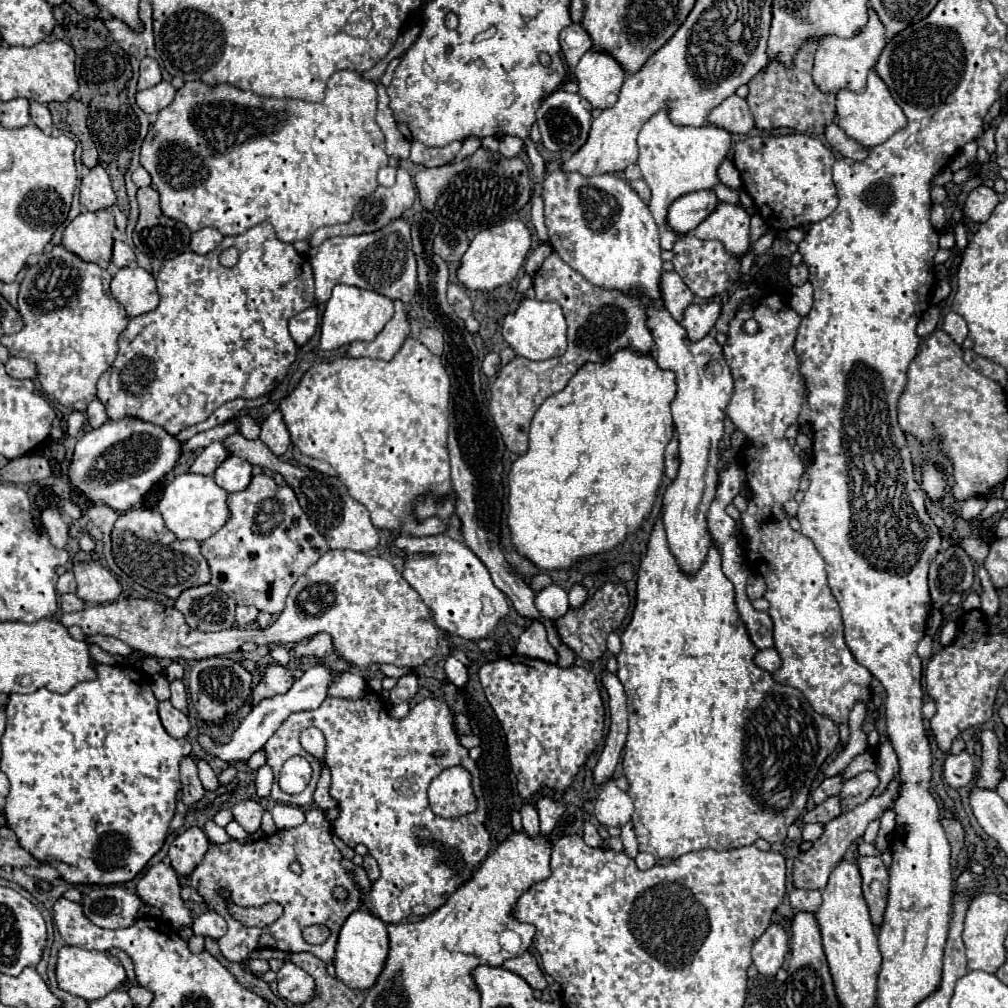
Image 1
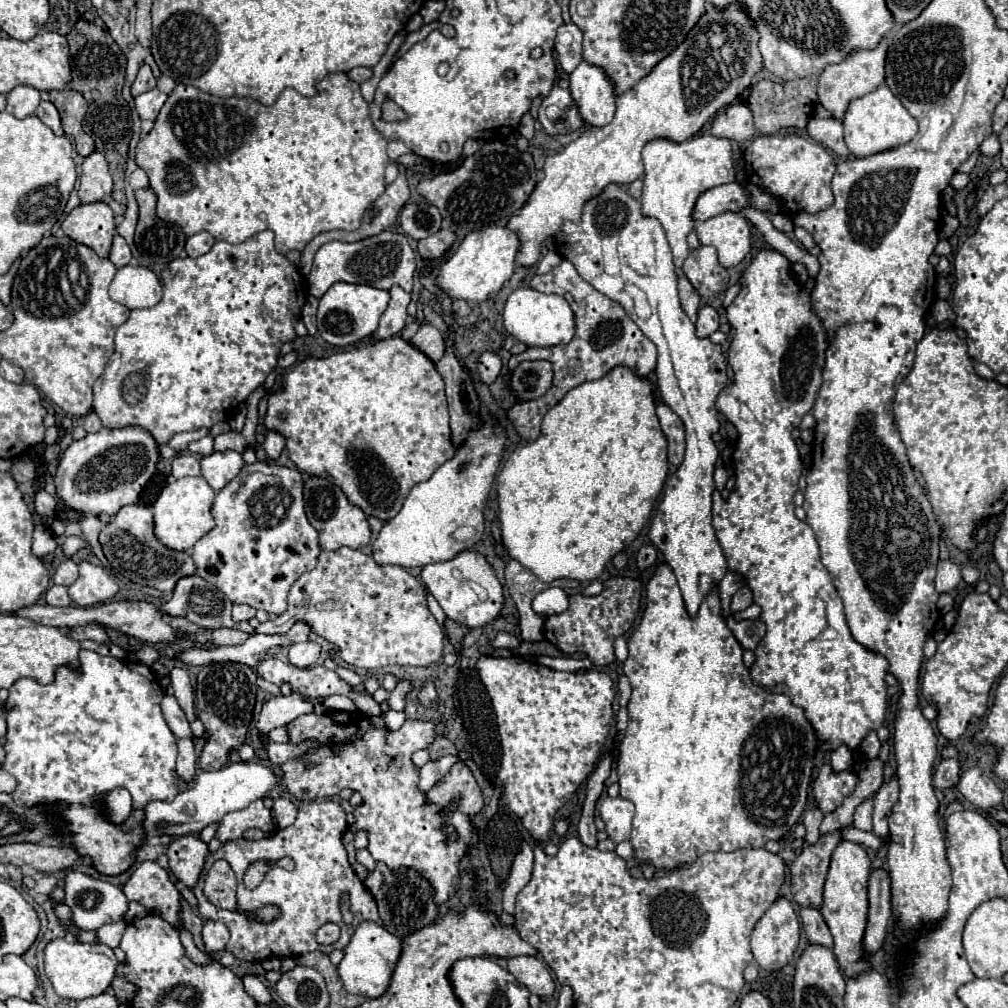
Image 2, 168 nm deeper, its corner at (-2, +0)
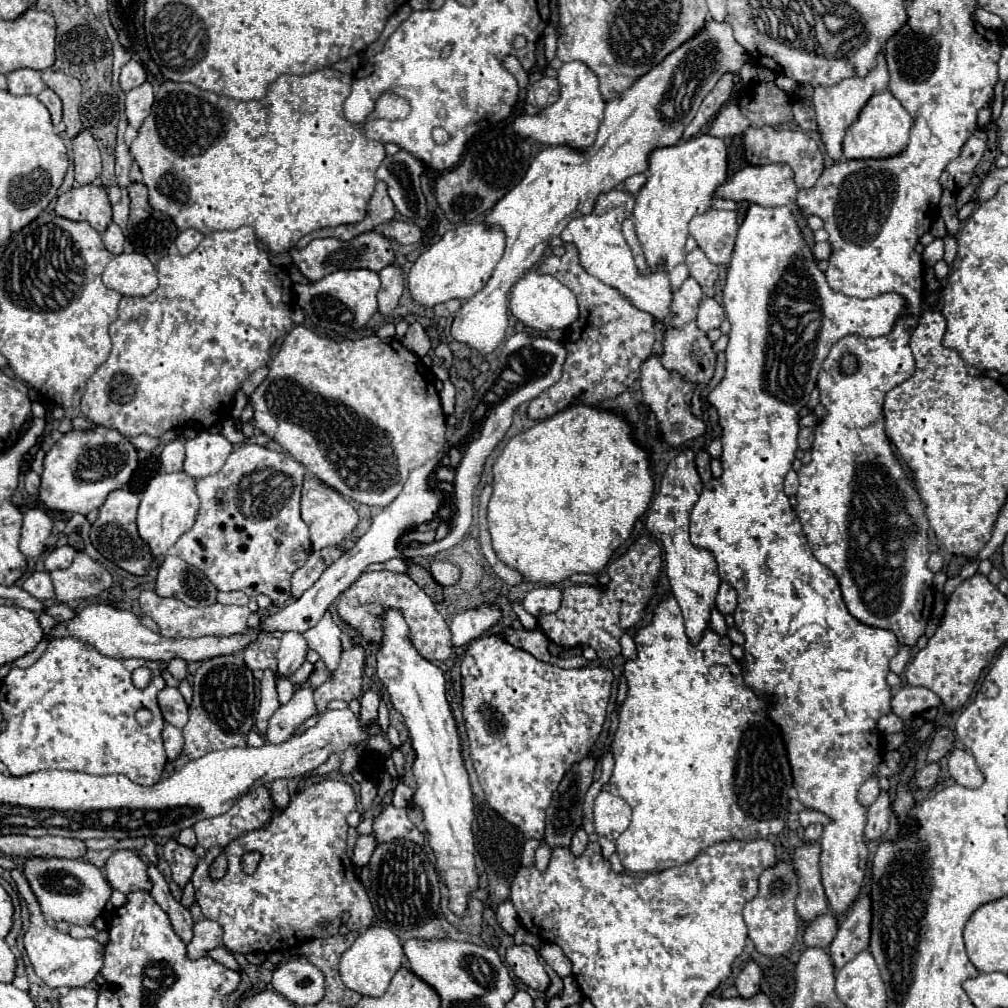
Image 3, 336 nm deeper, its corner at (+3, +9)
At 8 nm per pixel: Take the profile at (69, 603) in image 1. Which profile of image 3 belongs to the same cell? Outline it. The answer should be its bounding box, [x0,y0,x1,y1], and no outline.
[23,571,55,601]

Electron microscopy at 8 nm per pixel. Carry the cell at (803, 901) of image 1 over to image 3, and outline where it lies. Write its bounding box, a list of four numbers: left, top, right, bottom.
[803,913,837,949]

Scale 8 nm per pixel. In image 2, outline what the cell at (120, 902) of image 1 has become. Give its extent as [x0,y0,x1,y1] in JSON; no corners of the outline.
[62,870,128,930]

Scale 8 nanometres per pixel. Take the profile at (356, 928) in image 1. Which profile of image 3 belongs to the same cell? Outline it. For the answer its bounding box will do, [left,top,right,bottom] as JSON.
[339,927,407,997]

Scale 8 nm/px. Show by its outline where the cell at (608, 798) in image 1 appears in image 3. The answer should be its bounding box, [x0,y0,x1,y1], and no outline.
[593,791,631,839]

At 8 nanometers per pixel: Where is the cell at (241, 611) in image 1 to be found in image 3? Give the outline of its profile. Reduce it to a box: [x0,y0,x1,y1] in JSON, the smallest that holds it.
[217,591,249,605]

